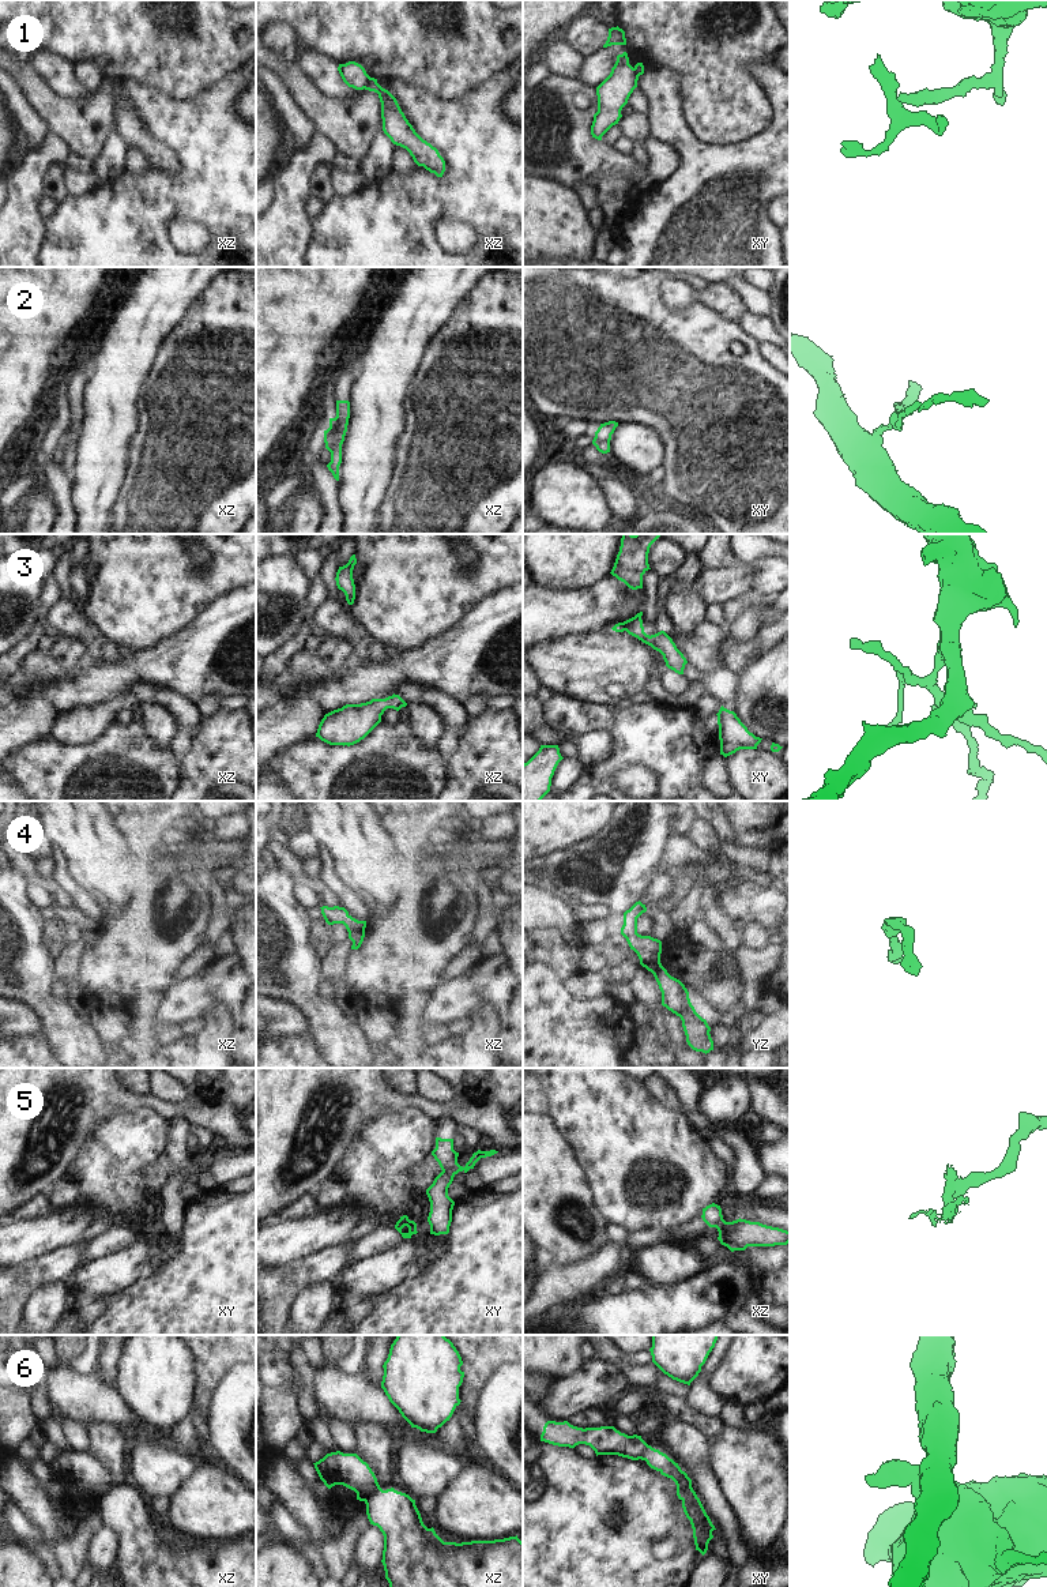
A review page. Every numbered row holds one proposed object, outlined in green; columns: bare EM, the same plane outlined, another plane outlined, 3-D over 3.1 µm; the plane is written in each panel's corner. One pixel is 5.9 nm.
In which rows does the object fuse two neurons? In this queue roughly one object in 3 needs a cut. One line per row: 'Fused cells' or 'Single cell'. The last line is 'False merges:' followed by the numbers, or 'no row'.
1: Fused cells
2: Fused cells
3: Single cell
4: Single cell
5: Fused cells
6: Fused cells
False merges: 1, 2, 5, 6

